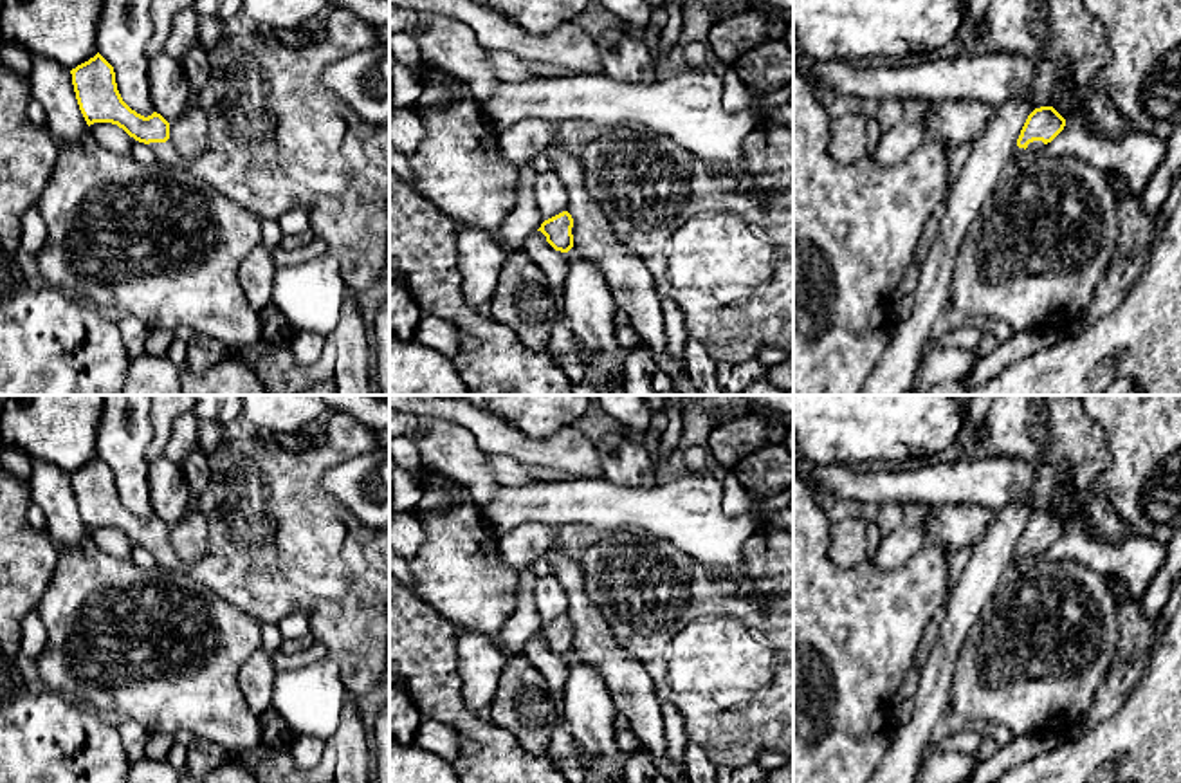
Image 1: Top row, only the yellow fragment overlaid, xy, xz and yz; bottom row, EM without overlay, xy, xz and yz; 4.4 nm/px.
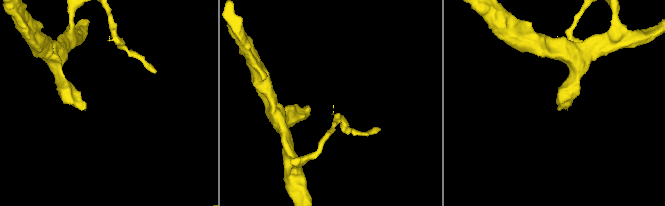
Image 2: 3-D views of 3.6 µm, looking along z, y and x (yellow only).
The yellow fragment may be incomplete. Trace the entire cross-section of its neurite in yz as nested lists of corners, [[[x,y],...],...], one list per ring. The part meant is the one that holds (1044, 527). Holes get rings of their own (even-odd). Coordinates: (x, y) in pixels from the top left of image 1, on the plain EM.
[[[1053,511],[1035,512],[1021,534],[1008,574],[1012,574],[1013,565],[1022,557],[1042,554],[1064,530],[1066,523]]]

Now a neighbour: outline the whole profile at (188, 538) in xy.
[[[195,507],[169,527],[169,545],[186,565],[197,565],[207,552],[209,525]]]

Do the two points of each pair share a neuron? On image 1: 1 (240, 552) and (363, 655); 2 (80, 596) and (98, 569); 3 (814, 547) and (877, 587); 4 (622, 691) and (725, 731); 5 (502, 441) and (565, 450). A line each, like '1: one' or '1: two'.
1: one
2: one
3: one
4: two
5: one

